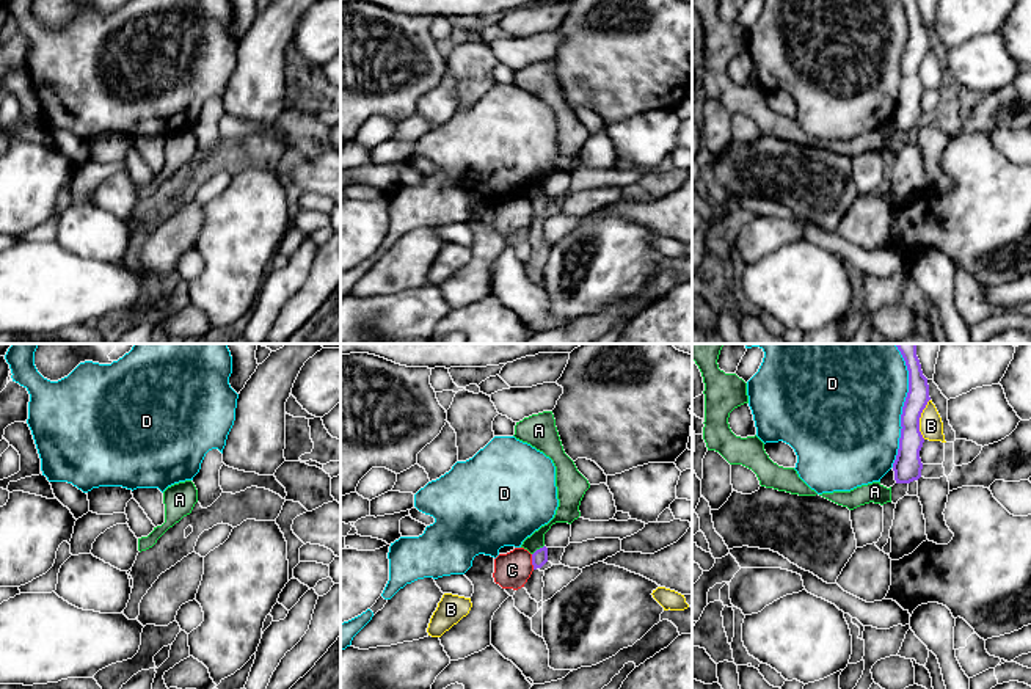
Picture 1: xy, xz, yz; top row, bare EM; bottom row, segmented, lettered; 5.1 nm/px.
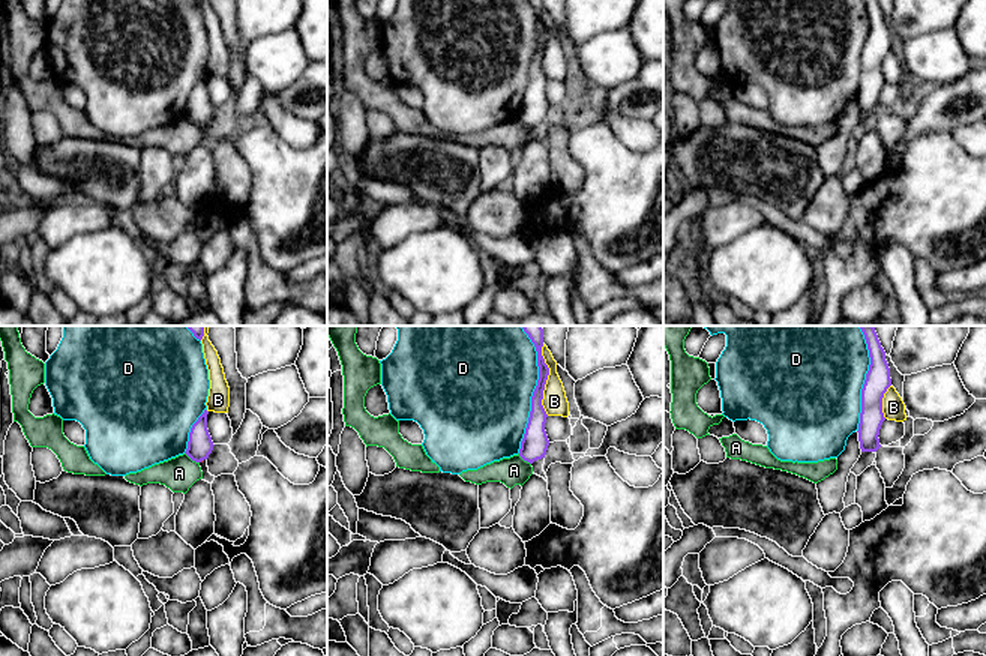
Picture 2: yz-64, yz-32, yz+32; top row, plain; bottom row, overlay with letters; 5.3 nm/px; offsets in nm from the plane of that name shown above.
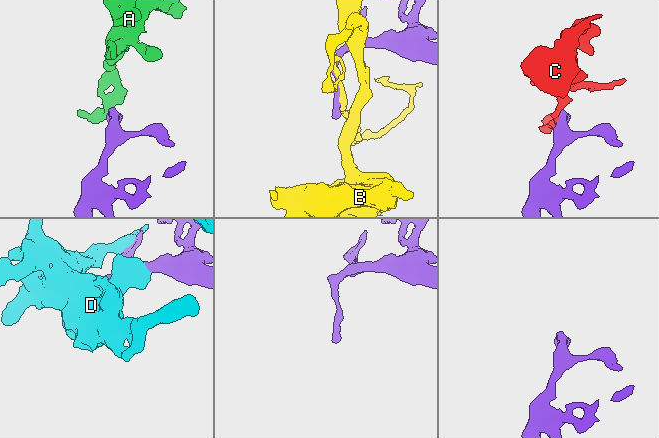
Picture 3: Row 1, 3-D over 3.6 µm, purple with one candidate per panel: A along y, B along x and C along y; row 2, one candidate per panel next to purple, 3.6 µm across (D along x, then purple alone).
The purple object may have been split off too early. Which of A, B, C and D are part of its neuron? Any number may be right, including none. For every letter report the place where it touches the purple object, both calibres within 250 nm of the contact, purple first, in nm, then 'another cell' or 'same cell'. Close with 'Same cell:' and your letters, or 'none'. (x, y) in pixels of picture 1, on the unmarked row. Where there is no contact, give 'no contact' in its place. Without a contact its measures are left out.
A: xz (537, 198) | 80/110 nm | another cell
B: yz (918, 68) | 150/120 nm | another cell
C: xz (532, 211) | 80/190 nm | another cell
D: yz (903, 58) | 120/480 nm | another cell
Same cell: none

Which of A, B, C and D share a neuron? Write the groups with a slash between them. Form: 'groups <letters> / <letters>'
groups A / B / C / D

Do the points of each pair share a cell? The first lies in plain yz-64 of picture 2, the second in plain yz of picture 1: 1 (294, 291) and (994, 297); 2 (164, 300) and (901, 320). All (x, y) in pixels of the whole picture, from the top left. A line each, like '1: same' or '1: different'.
1: different
2: same

